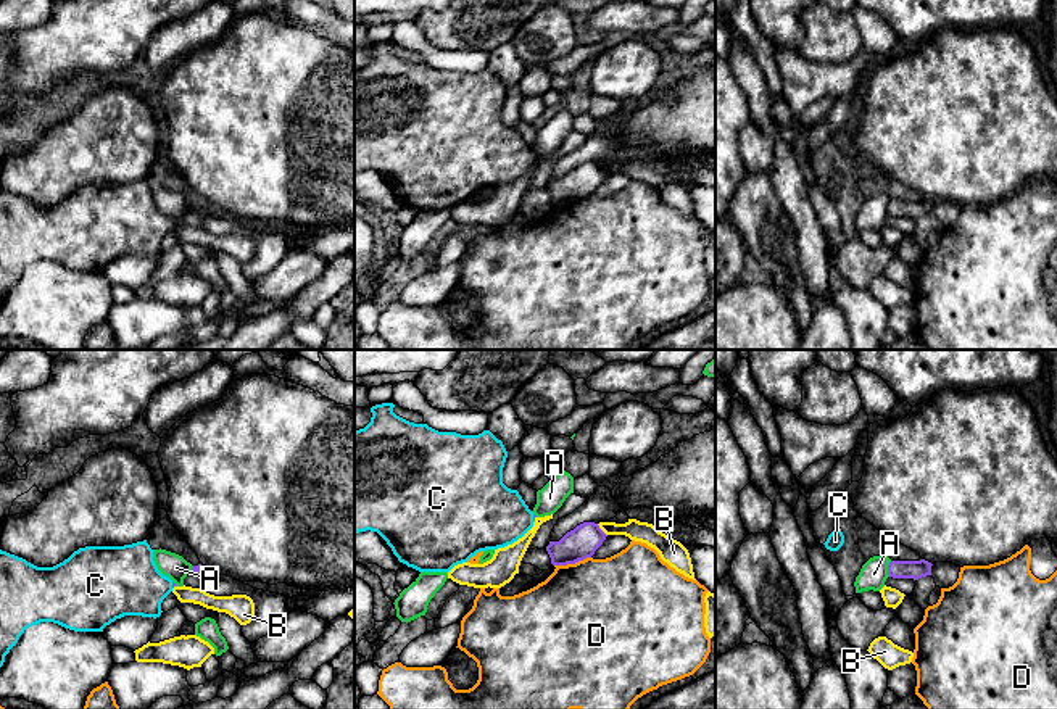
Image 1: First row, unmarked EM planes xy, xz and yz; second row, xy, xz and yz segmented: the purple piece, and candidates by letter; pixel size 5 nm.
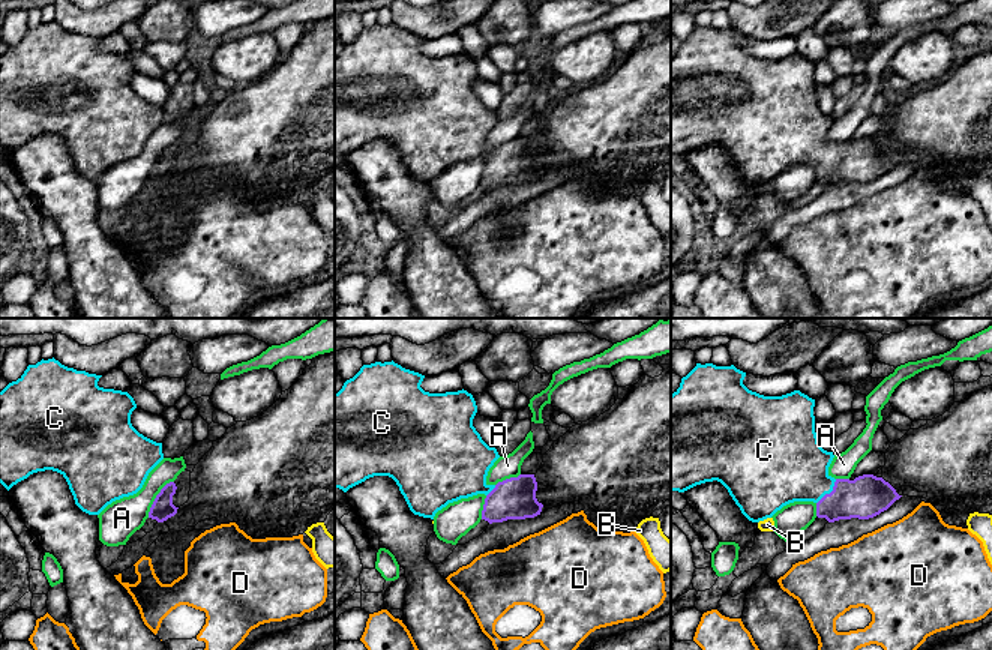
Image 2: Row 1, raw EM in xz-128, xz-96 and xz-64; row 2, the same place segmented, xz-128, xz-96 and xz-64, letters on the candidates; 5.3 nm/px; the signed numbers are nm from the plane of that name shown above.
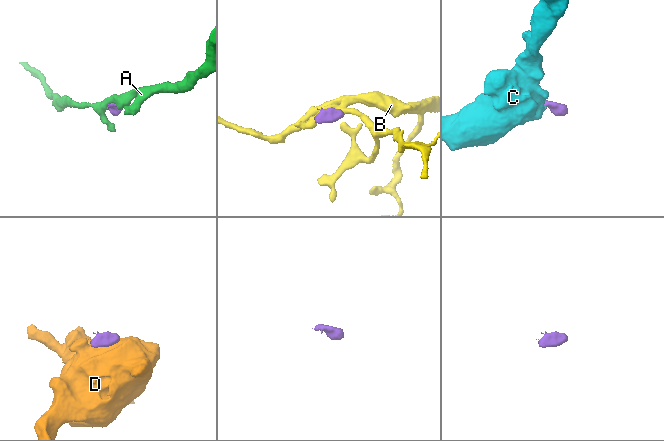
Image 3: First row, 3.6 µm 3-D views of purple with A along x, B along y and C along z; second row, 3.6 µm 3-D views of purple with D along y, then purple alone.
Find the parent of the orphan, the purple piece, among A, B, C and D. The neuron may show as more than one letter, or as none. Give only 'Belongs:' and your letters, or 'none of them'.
Belongs: C

